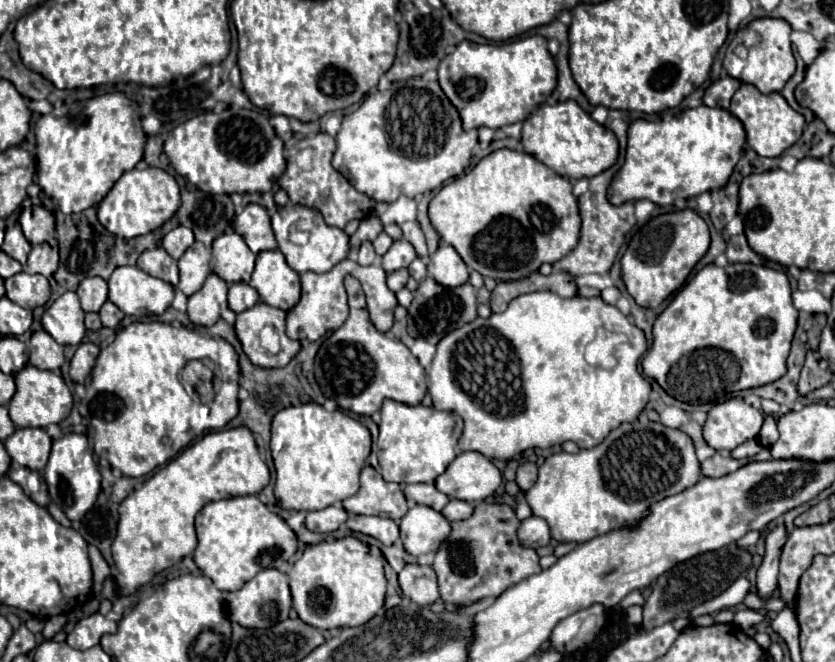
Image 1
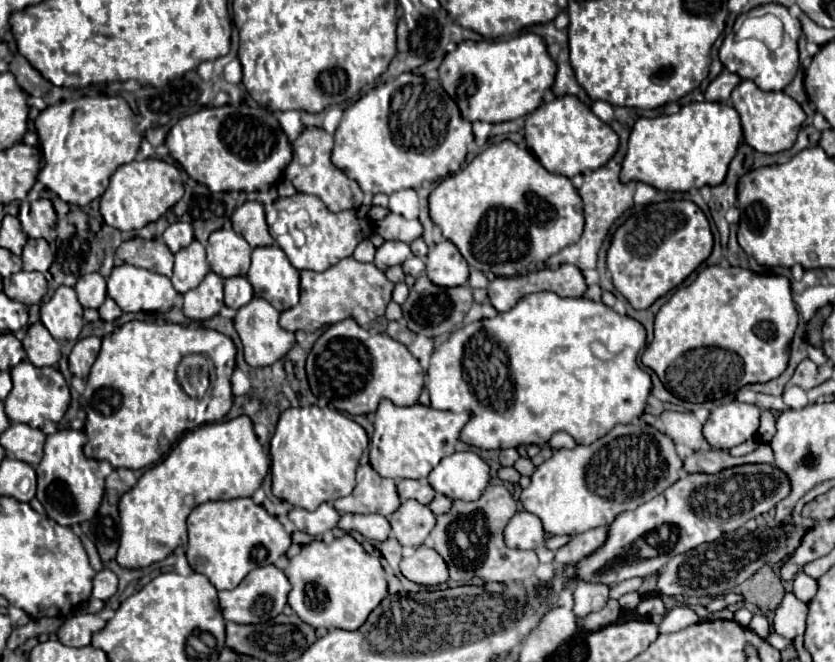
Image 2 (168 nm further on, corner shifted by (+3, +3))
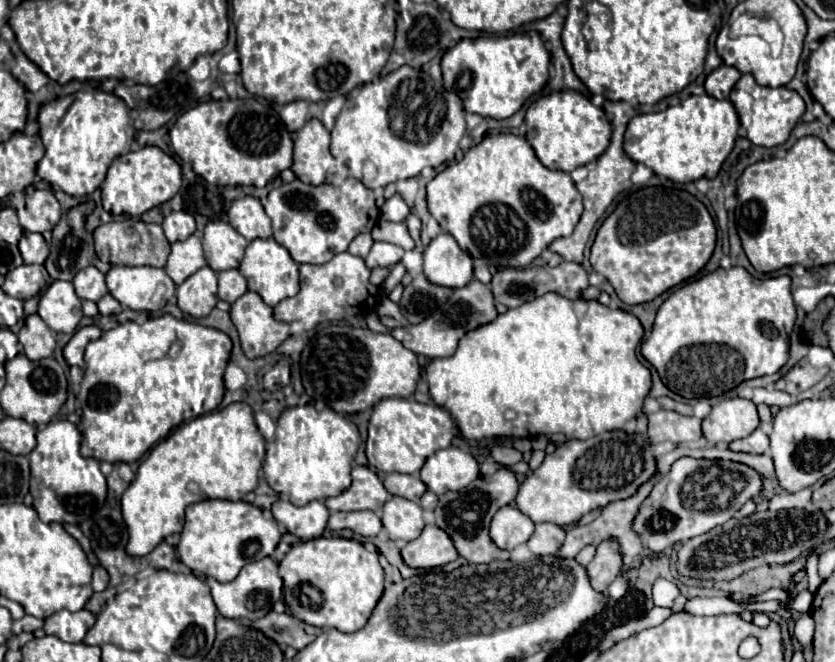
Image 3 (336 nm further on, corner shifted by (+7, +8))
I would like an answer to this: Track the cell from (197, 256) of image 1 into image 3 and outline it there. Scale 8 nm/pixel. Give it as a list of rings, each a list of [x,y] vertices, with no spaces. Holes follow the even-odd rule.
[[[189,236],[183,242],[171,244],[171,254],[165,272],[171,276],[175,284],[185,282],[191,274],[195,274],[203,266],[207,266],[207,260],[203,256],[201,240],[197,236]]]

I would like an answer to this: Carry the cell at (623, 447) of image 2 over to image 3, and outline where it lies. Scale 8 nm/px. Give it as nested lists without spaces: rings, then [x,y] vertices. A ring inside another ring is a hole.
[[[623,430],[603,432],[589,440],[567,440],[553,454],[547,454],[543,464],[521,484],[515,502],[533,522],[569,526],[597,506],[607,506],[609,502],[633,496],[653,474],[655,458],[647,438],[643,446],[643,436],[639,434]]]

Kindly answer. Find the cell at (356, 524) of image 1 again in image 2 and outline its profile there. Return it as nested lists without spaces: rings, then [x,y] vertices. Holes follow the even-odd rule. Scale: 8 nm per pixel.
[[[347,513],[347,515],[341,515],[339,527],[343,531],[359,531],[363,537],[375,539],[375,541],[385,541],[391,533],[389,521],[379,513],[371,513],[371,515],[351,515],[351,513]]]

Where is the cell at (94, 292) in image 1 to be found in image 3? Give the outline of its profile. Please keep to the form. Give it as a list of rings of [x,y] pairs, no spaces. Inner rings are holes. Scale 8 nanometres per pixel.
[[[89,266],[89,268],[83,268],[81,272],[77,272],[77,276],[73,278],[73,286],[81,300],[97,302],[101,296],[107,294],[105,274],[101,274],[95,266]]]

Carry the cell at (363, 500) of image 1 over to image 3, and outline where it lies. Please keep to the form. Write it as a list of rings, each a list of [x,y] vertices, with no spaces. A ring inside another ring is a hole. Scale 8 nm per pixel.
[[[355,466],[351,474],[353,474],[353,484],[343,494],[339,494],[335,498],[327,498],[325,506],[331,512],[337,512],[337,510],[379,512],[383,508],[383,504],[391,498],[391,494],[383,486],[383,482],[367,466]]]

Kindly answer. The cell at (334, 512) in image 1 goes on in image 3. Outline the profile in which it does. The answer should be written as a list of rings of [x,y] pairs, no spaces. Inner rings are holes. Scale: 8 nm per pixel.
[[[277,500],[271,512],[273,512],[273,518],[287,528],[287,532],[303,540],[319,538],[329,518],[329,510],[319,500],[309,502],[305,506],[295,506],[287,500]]]

